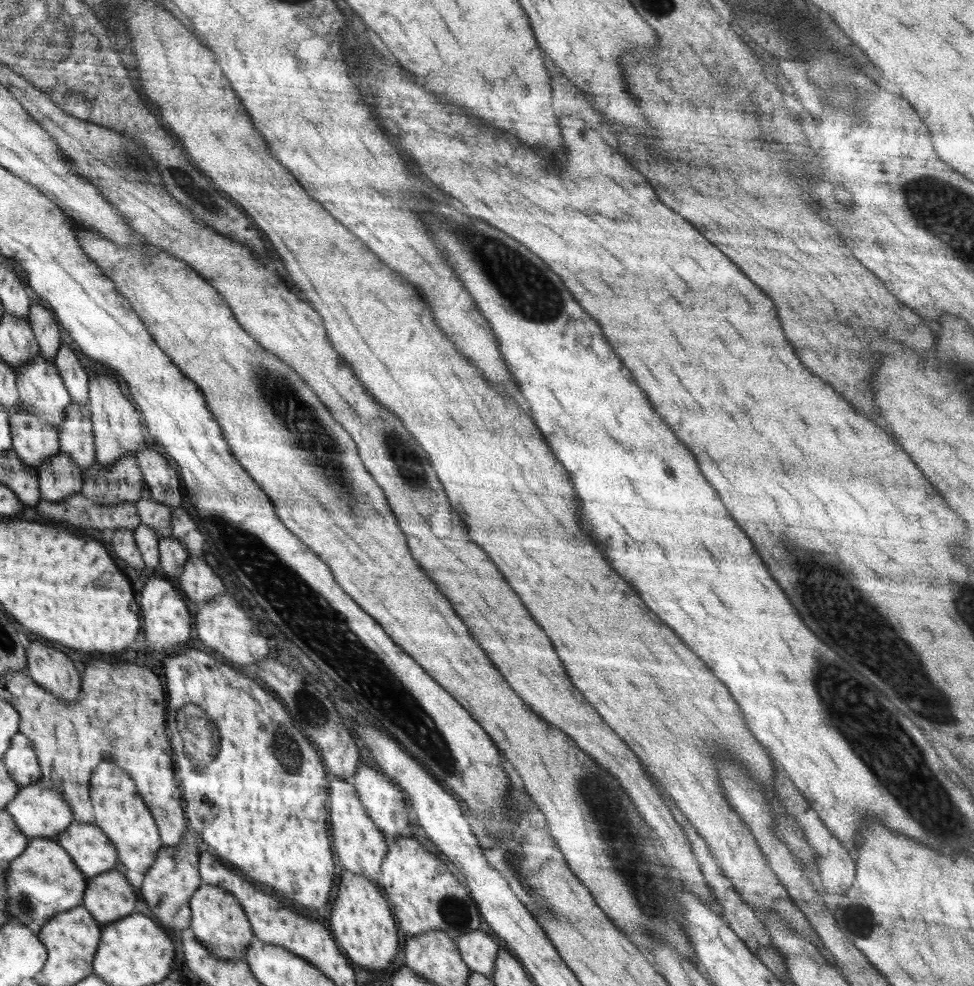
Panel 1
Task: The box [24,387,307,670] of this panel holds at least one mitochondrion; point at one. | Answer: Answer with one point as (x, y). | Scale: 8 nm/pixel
(96, 584)

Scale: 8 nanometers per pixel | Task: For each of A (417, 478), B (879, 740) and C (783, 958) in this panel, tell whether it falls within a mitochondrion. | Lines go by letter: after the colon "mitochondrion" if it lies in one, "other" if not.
A: mitochondrion
B: mitochondrion
C: other

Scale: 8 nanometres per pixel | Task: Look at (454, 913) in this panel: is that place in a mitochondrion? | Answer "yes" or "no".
yes

